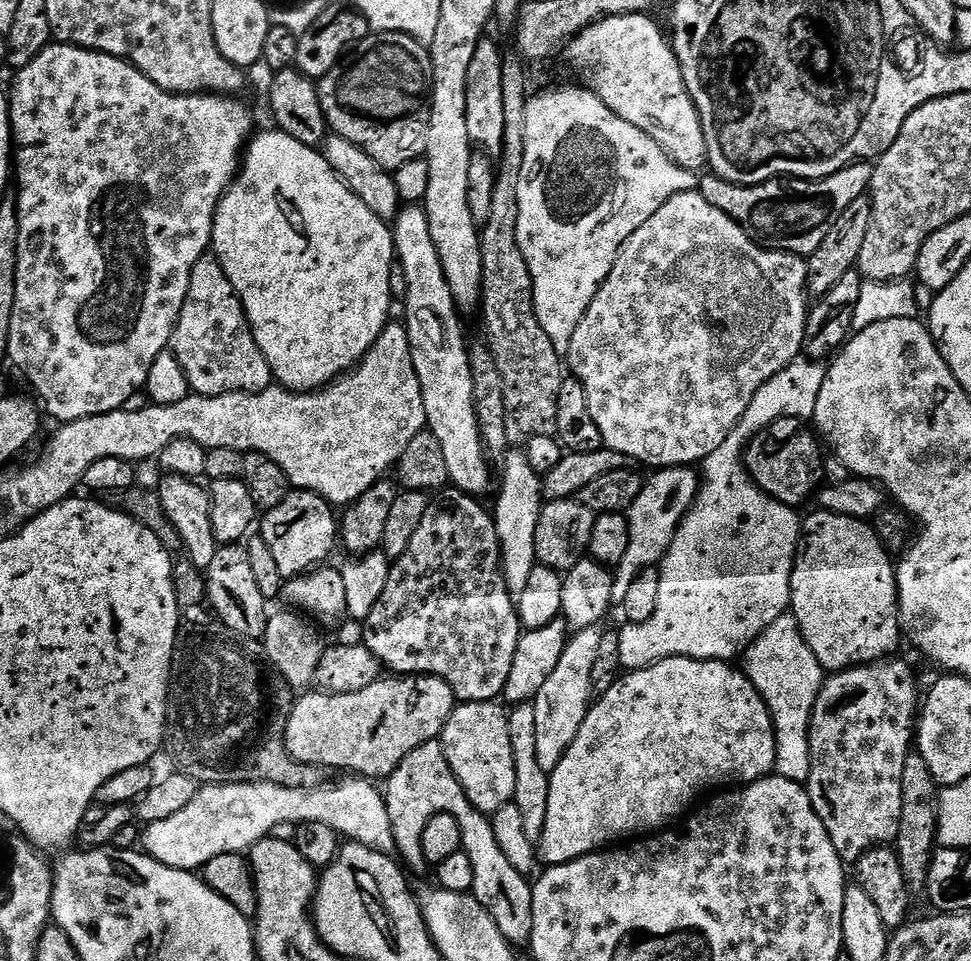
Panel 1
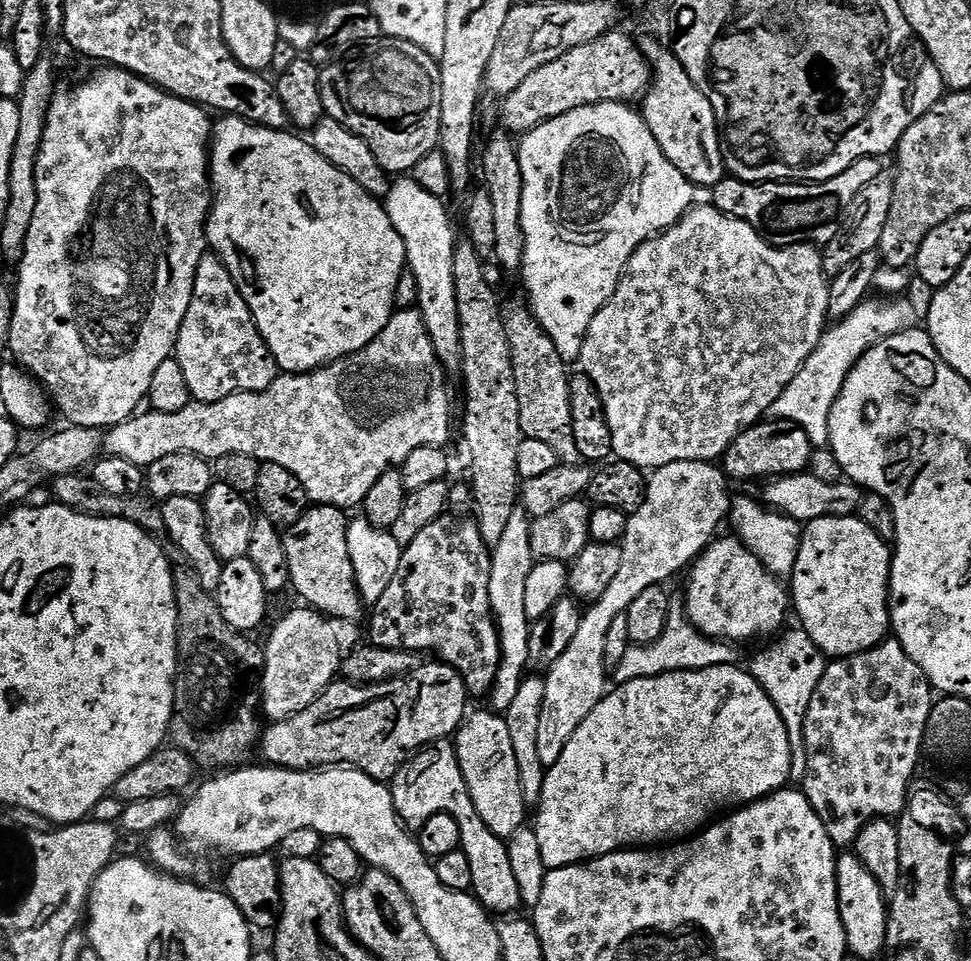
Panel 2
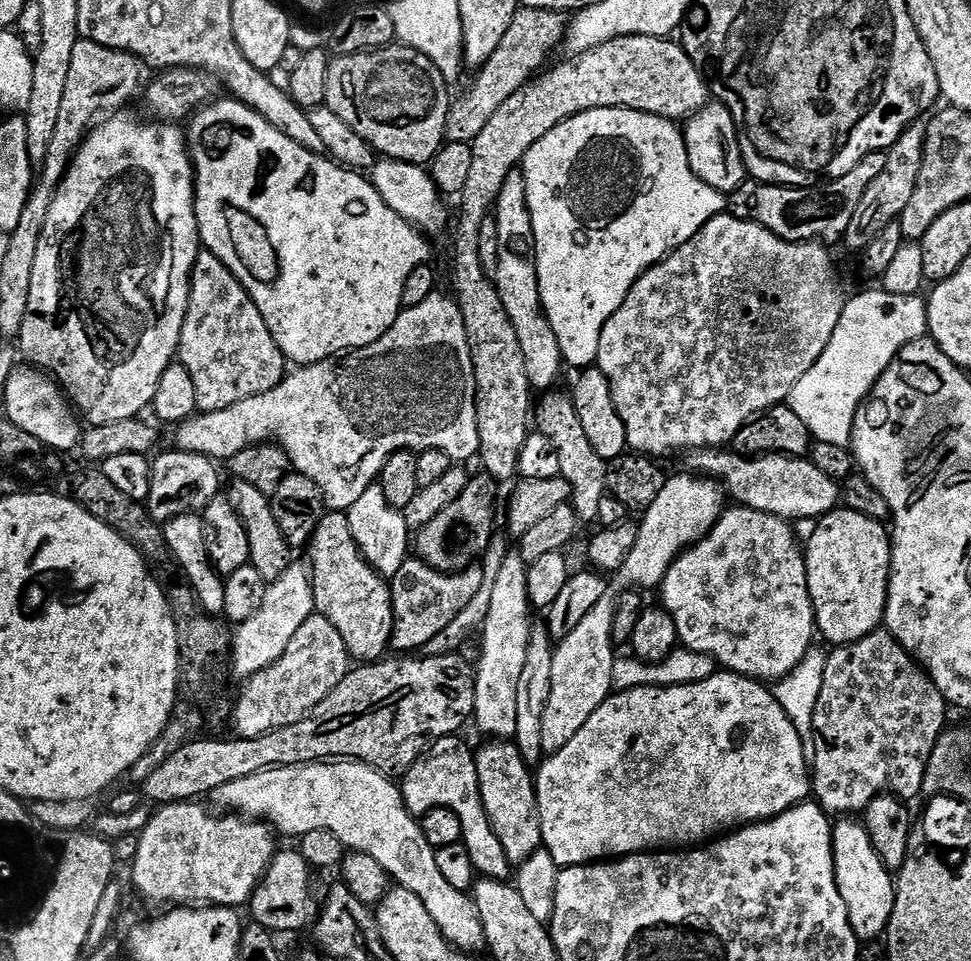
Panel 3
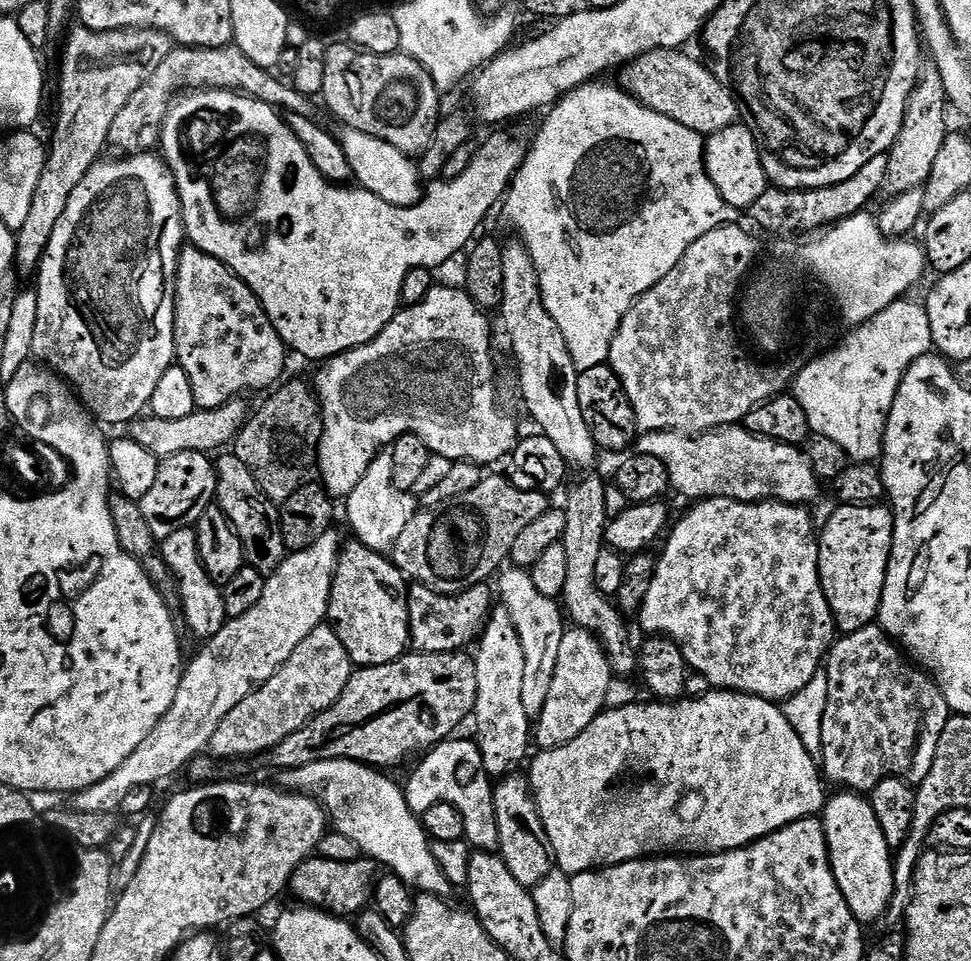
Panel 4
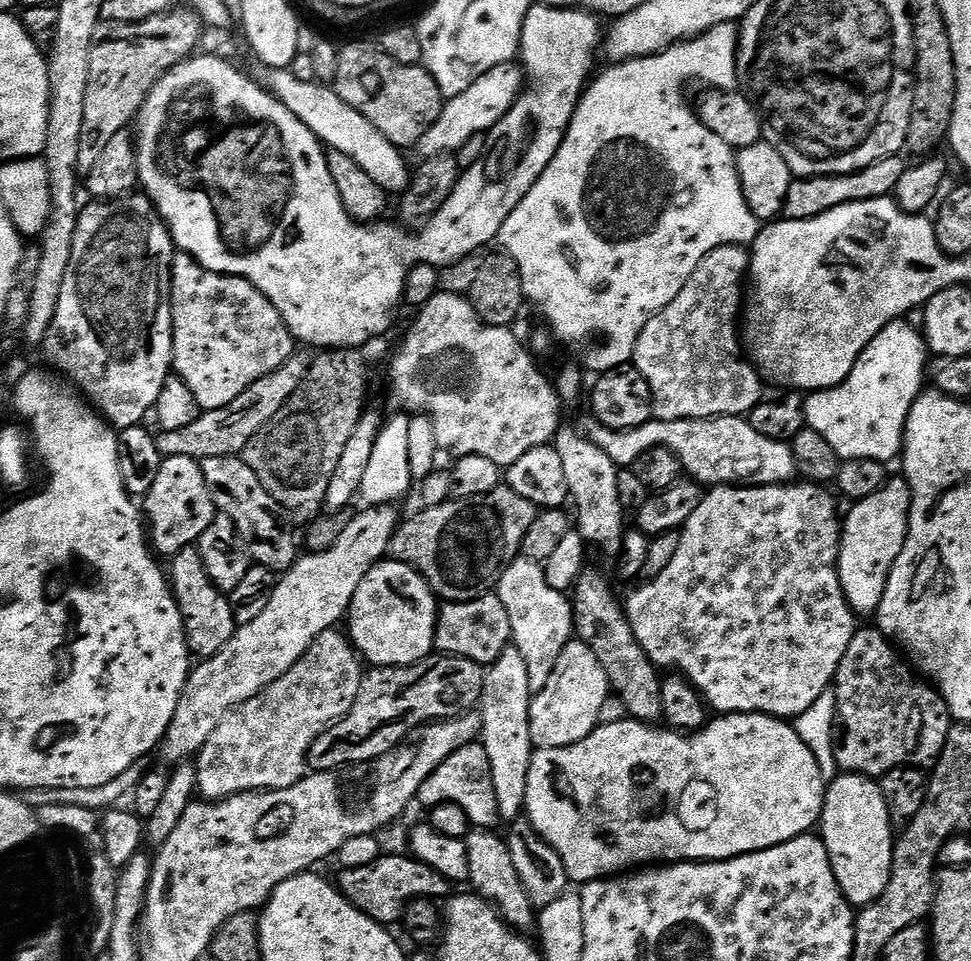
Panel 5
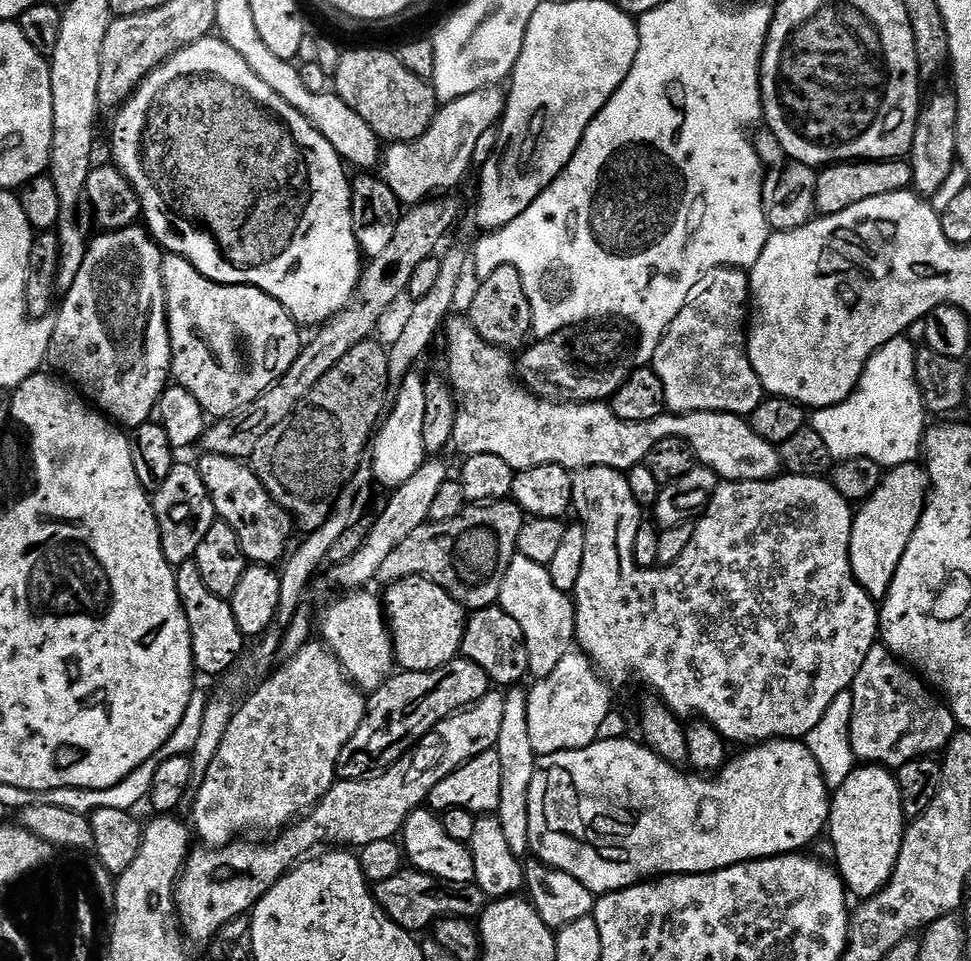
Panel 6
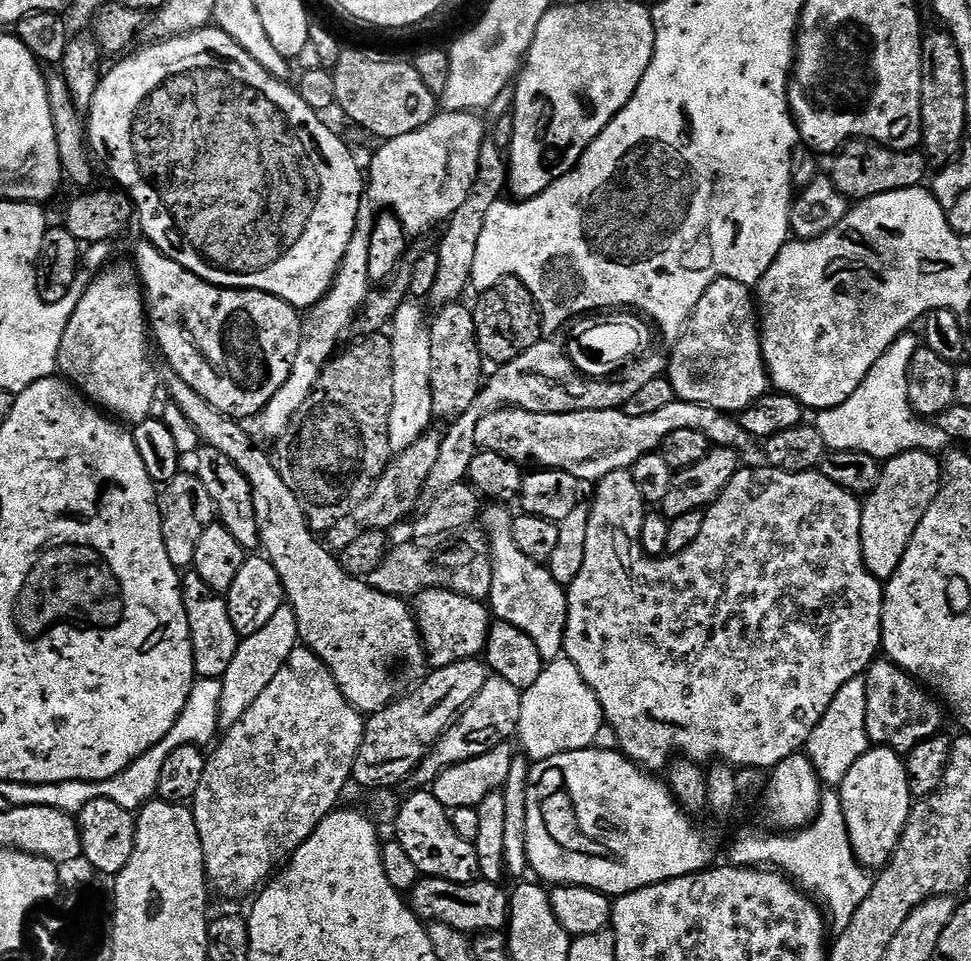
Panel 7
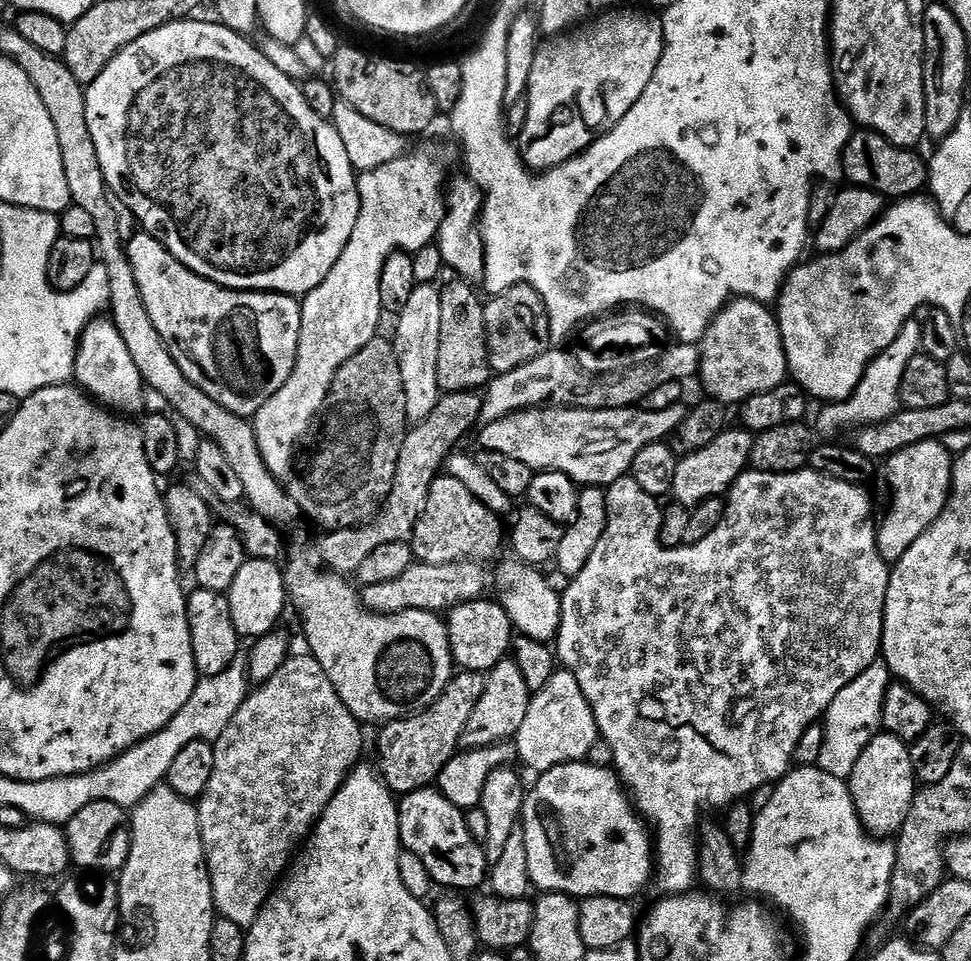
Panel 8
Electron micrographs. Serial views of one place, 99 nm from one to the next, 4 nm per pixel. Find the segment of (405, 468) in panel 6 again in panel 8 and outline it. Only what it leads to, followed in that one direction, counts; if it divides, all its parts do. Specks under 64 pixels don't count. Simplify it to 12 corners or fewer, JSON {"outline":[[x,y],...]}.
{"outline":[[419,284],[396,318],[407,416],[425,420],[437,378],[441,289]]}

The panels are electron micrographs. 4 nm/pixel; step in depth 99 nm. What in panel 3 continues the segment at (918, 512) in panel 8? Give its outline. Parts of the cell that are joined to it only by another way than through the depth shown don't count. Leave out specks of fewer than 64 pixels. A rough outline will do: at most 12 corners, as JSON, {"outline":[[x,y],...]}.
{"outline":[[843,506],[804,548],[816,627],[853,644],[884,623],[892,541]]}

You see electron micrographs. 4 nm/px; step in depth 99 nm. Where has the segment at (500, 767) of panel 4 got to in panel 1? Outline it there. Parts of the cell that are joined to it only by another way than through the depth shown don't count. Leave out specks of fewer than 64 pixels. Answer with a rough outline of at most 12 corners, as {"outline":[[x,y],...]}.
{"outline":[[527,451],[503,457],[494,507],[513,597],[538,566],[542,476]]}

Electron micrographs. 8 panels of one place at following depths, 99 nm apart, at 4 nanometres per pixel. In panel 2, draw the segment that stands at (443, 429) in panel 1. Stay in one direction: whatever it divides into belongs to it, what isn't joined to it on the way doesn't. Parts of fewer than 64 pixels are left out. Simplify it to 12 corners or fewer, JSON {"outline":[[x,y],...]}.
{"outline":[[412,176],[384,198],[445,369],[461,367],[458,240]]}

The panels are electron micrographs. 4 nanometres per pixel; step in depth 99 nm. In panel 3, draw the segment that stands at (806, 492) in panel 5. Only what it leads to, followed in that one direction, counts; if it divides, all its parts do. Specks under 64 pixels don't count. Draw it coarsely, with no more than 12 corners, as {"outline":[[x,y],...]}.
{"outline":[[732,506],[658,589],[679,643],[775,682],[817,639],[793,525]]}

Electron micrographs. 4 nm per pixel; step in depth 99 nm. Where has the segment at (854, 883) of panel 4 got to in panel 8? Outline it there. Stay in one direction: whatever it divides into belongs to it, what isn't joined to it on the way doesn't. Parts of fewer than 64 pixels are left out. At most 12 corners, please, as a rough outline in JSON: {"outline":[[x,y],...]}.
{"outline":[[876,735],[846,783],[864,831],[895,837],[918,791],[911,747]]}

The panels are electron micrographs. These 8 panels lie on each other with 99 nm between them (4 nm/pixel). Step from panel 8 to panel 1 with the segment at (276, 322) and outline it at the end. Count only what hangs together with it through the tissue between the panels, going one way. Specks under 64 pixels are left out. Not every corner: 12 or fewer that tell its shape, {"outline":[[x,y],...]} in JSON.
{"outline":[[214,254],[194,262],[170,351],[197,396],[273,387]]}

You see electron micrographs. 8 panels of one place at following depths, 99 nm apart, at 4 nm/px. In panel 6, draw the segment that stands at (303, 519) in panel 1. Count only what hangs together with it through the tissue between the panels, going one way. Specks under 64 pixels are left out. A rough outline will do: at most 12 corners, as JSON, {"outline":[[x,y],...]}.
{"outline":[[424,576],[383,590],[403,671],[461,655],[466,608]]}

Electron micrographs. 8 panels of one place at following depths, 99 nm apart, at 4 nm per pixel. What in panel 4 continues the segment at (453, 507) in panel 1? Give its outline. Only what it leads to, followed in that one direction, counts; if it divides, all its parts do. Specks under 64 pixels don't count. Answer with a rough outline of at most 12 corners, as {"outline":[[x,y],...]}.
{"outline":[[479,584],[444,596],[408,590],[410,644],[460,652],[484,631],[494,607]]}

